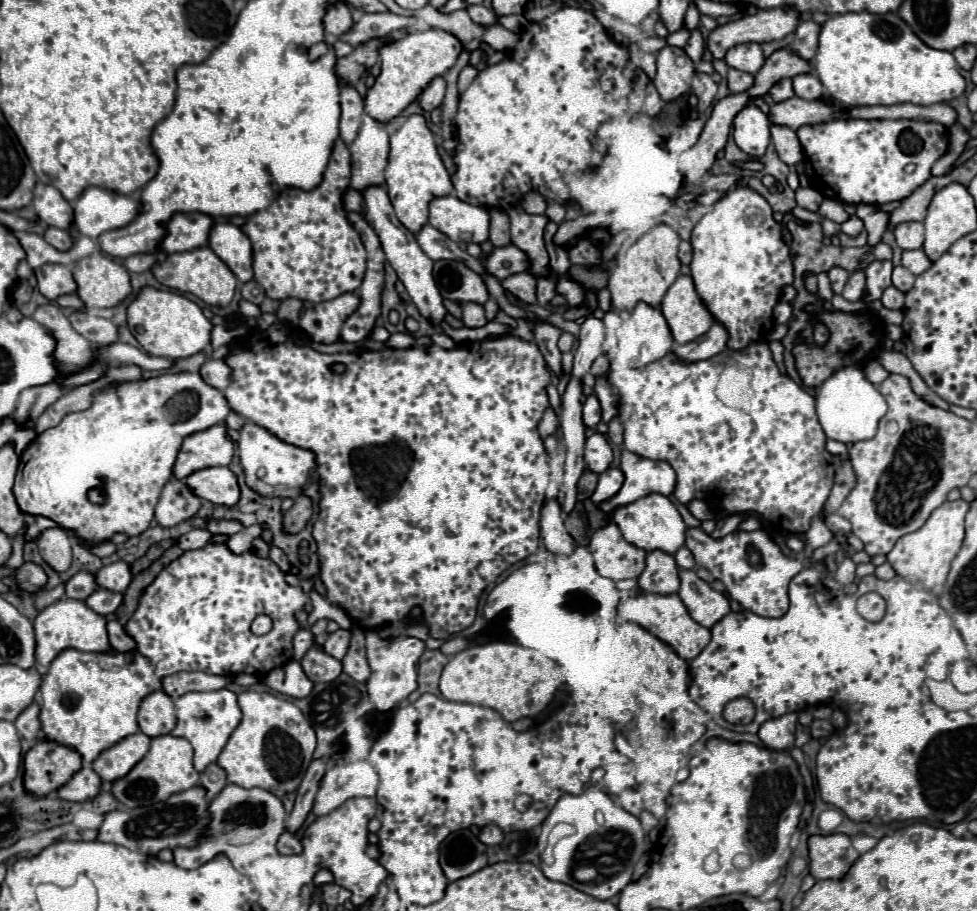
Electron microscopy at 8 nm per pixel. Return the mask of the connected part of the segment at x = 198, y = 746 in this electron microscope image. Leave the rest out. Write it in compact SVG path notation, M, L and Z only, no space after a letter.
M226 688L214 690L214 692L188 692L176 700L176 708L178 708L178 722L176 722L176 728L172 730L172 736L182 736L192 744L194 768L202 772L210 762L214 762L220 756L232 730L242 720L236 694Z

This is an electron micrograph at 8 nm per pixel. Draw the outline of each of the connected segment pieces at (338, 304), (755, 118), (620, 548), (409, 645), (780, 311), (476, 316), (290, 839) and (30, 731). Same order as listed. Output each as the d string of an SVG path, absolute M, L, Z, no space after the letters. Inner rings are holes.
M342 294L330 302L320 302L314 308L308 308L300 316L300 328L320 344L338 342L344 320L358 308L356 294Z
M748 104L736 114L732 136L742 152L760 158L770 144L770 120L758 106Z
M614 522L606 524L604 528L592 534L588 550L594 556L598 574L610 580L638 578L644 570L646 552L626 542L620 528Z
M374 630L366 632L366 652L372 670L366 686L374 706L380 706L380 710L392 710L404 698L408 698L410 692L416 690L416 662L422 656L424 648L426 644L412 636L396 636L392 640L384 640Z
M778 302L778 304L774 306L774 310L772 310L772 316L776 318L776 322L786 324L786 322L792 318L792 308L790 308L790 304L786 304L786 302Z
M476 302L462 304L462 322L464 322L464 326L470 326L470 328L484 326L488 322L486 314L484 314L484 306L476 304Z
M286 830L286 832L278 838L276 850L278 850L280 854L300 854L300 852L302 852L302 844L300 844L300 840L298 840L294 834L290 834L290 832Z
M34 702L32 706L28 706L18 718L16 718L16 730L26 738L26 740L34 740L40 736L40 706Z

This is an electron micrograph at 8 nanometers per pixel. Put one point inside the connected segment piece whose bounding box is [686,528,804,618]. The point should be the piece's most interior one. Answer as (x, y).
(751, 565)

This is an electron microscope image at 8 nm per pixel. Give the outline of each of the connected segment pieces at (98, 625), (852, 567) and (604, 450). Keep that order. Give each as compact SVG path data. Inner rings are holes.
M62 598L50 606L46 606L34 620L34 634L36 634L36 664L48 666L62 650L76 648L84 652L110 652L106 620L90 610L84 602Z
M844 558L844 562L838 566L834 578L840 582L840 584L850 584L856 580L856 564L850 560L850 558Z
M594 432L590 438L586 438L586 448L584 448L584 462L586 462L586 468L596 472L596 474L602 474L602 470L606 470L612 462L612 448L608 444L608 440Z

